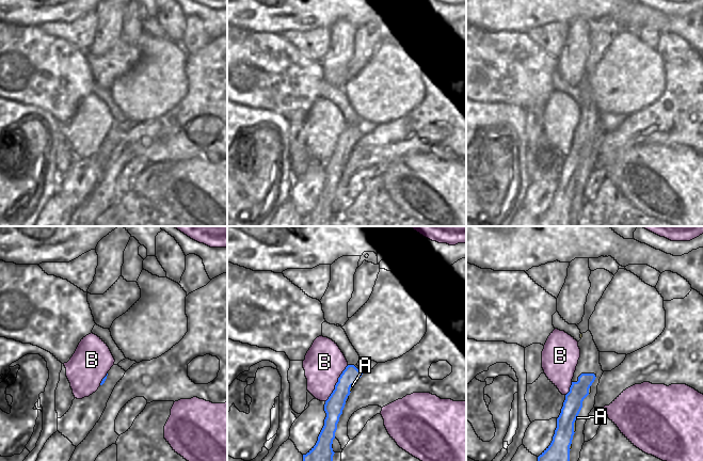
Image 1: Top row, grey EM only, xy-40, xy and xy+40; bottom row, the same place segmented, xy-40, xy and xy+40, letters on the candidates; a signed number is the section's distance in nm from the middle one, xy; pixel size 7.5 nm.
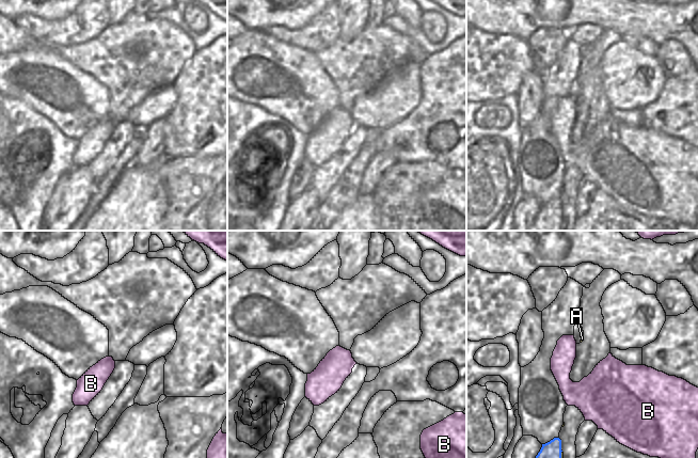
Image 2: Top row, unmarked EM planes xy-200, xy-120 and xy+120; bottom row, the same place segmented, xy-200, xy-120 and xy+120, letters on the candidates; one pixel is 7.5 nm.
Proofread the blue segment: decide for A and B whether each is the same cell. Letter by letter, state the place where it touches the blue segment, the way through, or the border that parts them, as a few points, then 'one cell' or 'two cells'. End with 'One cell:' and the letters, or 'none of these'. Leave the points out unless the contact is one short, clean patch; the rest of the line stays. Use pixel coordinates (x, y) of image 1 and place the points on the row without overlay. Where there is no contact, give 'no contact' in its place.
A: meets blue in xy+40 at (573, 186); one cell
B: meets blue in xy at (336, 144); border along xy (348, 126), (325, 162); two cells
One cell: A

